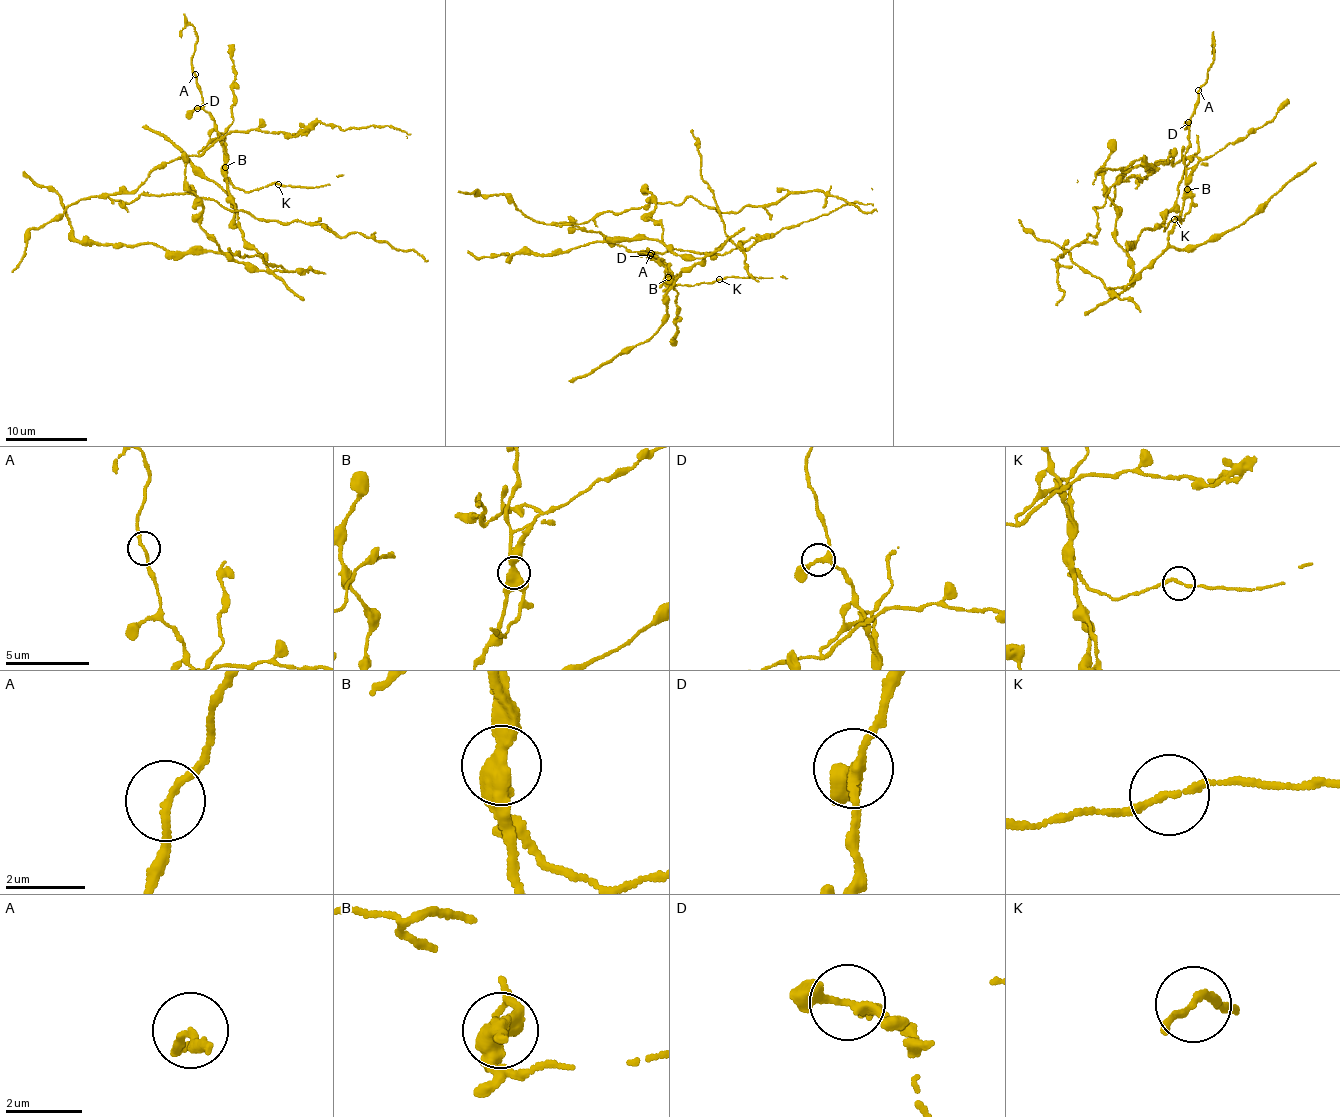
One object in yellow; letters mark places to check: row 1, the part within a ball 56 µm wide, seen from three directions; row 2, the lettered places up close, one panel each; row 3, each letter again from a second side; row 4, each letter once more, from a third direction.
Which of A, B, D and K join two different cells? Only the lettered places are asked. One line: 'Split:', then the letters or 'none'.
Split: B

